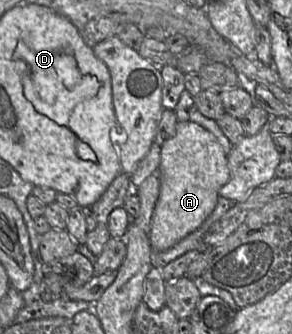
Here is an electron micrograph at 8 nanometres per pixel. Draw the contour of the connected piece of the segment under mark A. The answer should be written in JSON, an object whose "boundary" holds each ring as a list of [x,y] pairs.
{"boundary":[[[178,121],[176,133],[163,142],[158,168],[160,193],[148,236],[153,252],[163,252],[195,231],[214,210],[220,188],[230,179],[227,154],[216,137],[192,121]]]}

